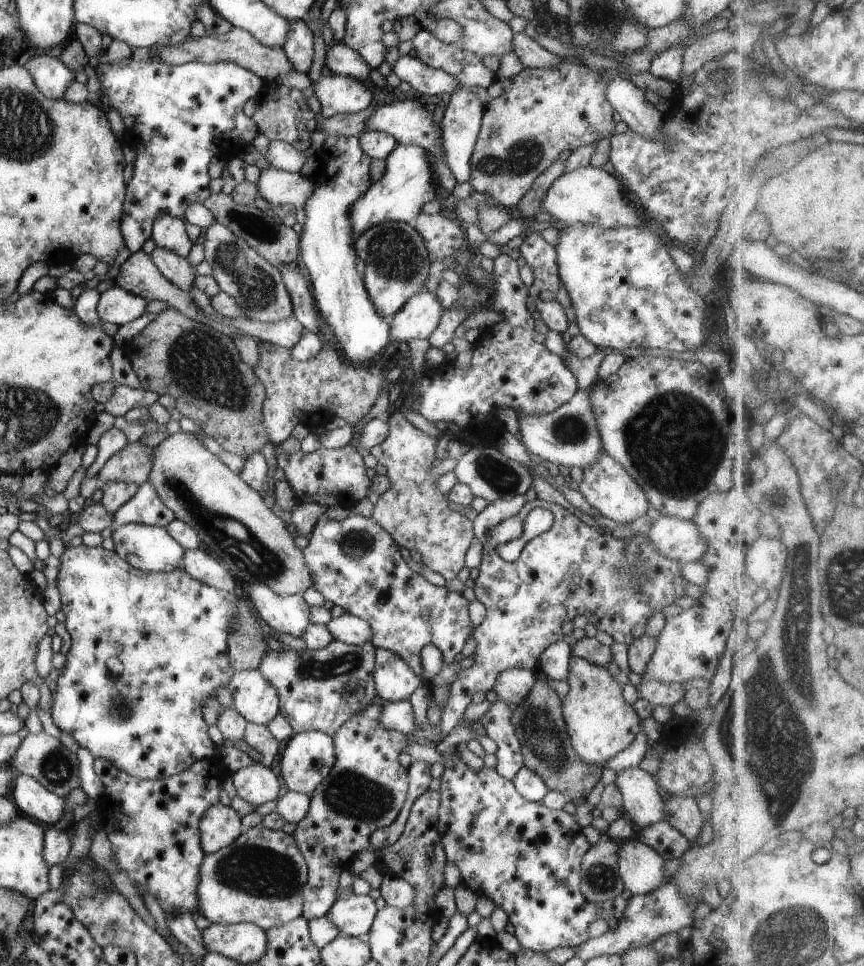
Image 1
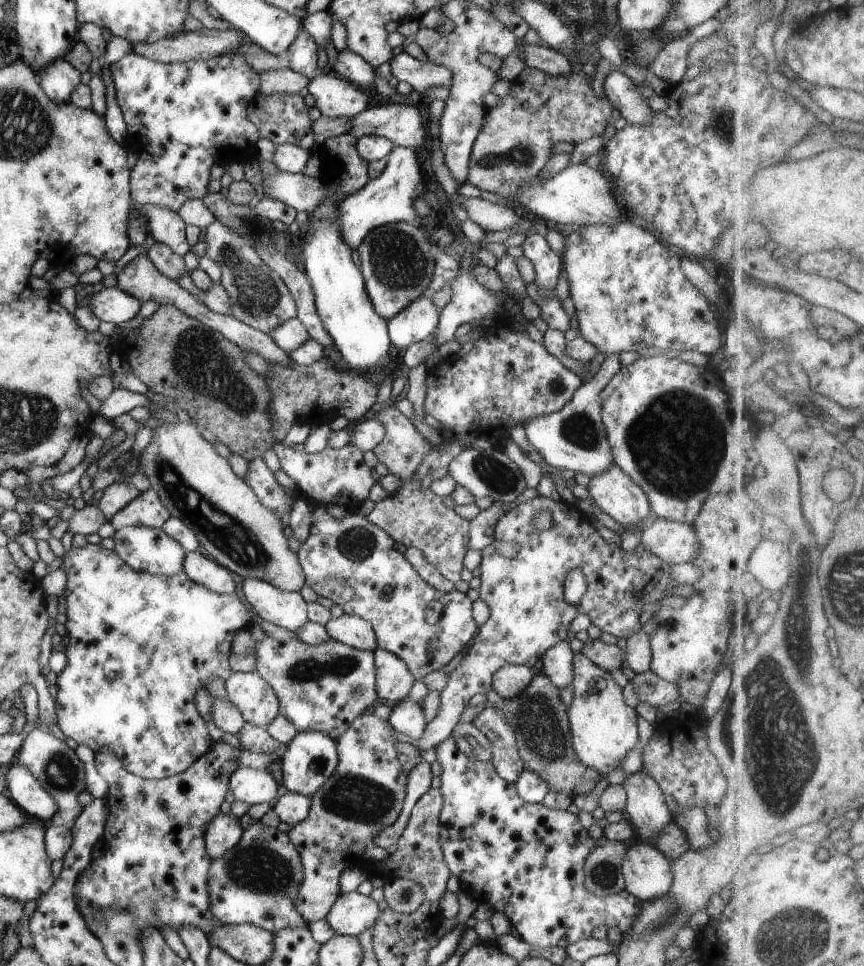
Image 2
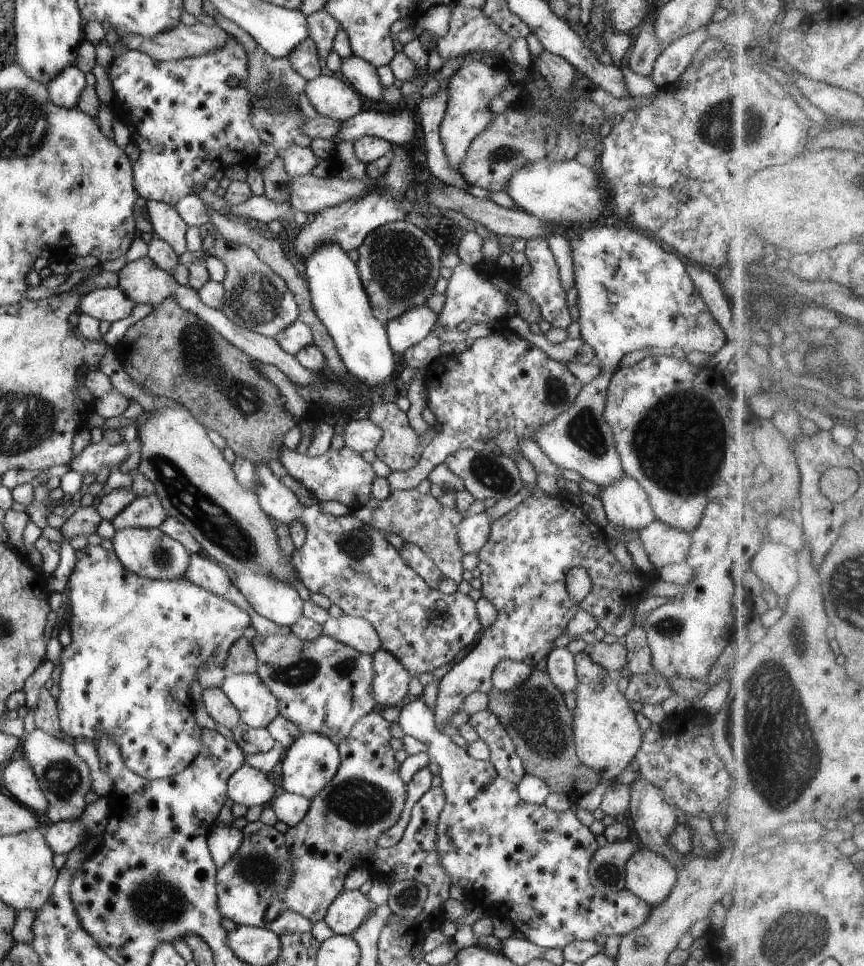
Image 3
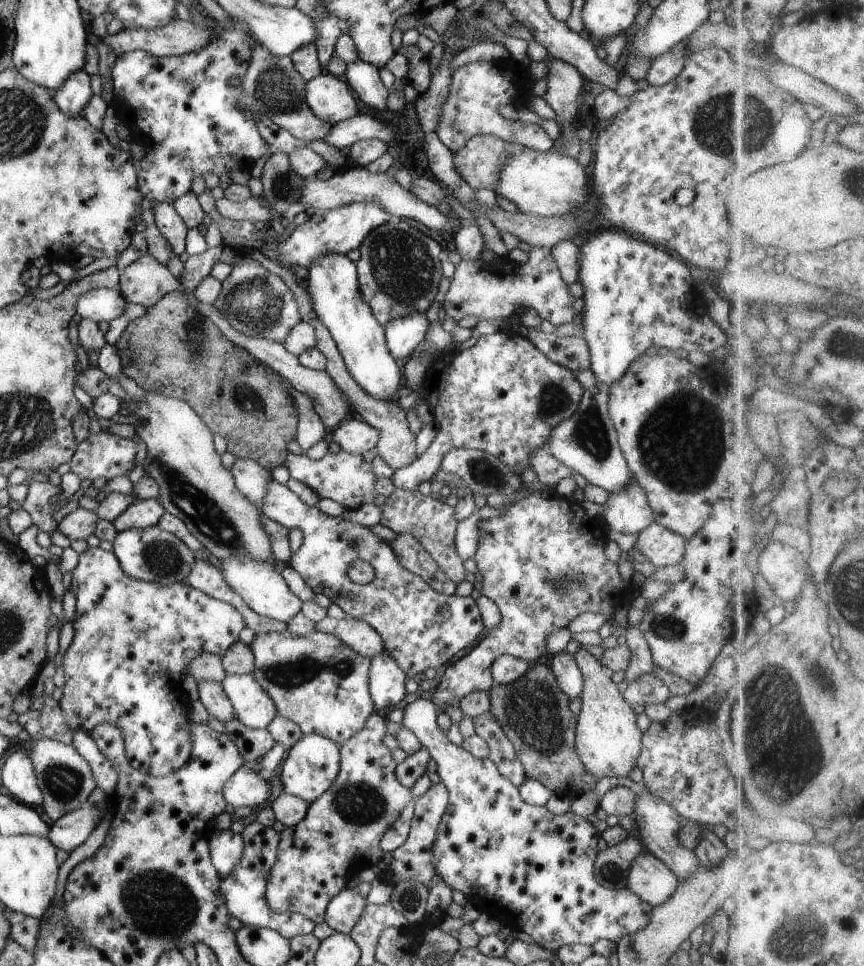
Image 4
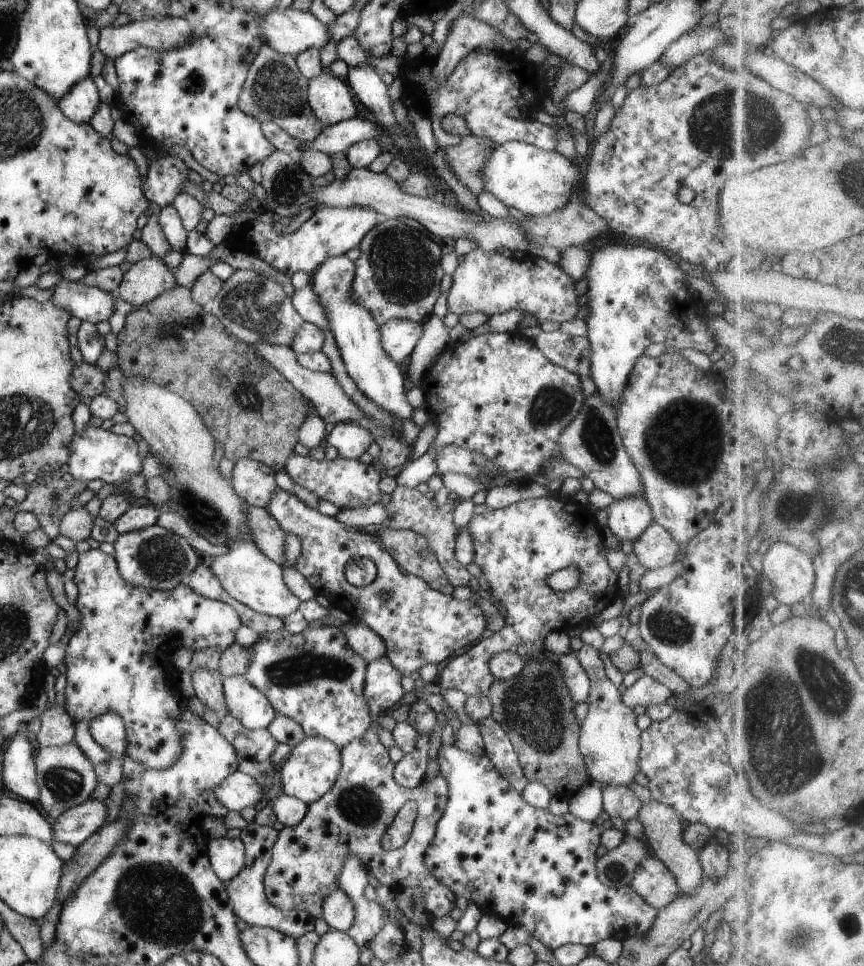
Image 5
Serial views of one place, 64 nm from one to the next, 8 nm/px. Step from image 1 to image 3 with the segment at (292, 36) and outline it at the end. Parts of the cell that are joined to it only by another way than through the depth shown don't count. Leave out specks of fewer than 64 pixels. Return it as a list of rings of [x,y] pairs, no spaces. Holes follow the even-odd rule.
[[[309,36],[298,43],[286,56],[293,70],[302,75],[306,82],[321,74],[324,61],[319,57],[315,42]]]

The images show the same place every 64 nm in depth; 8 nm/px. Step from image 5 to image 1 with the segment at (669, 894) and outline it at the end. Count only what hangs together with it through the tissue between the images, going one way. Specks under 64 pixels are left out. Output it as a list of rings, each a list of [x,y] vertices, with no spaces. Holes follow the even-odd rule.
[[[618,841],[617,871],[628,895],[648,894],[670,879],[665,874],[665,859],[642,841]]]

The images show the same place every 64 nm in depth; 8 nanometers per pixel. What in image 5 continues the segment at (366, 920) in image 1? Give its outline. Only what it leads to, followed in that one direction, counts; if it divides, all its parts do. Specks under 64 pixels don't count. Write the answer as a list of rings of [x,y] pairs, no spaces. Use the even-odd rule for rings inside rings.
[[[338,889],[326,896],[323,902],[323,919],[331,930],[346,933],[355,919],[355,906],[350,895]]]

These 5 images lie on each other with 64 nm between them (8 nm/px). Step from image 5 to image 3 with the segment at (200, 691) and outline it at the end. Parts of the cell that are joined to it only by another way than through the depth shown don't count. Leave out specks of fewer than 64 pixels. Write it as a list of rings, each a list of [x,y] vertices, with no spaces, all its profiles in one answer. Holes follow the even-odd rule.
[[[204,689],[203,703],[208,716],[214,720],[215,724],[226,726],[228,730],[233,731],[242,723],[238,709],[230,702],[222,689]]]

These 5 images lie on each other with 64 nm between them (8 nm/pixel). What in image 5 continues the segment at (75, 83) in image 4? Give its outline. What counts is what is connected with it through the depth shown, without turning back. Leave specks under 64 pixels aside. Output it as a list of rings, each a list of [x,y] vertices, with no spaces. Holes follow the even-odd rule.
[[[88,75],[74,84],[57,103],[66,118],[77,123],[89,123],[102,102],[93,76]]]

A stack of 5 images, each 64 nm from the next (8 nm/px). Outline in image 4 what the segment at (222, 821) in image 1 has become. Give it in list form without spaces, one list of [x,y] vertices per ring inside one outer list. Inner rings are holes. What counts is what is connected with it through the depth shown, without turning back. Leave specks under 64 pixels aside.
[[[216,829],[208,837],[207,844],[208,855],[221,877],[230,874],[241,861],[244,841],[240,833],[234,833],[230,829]]]

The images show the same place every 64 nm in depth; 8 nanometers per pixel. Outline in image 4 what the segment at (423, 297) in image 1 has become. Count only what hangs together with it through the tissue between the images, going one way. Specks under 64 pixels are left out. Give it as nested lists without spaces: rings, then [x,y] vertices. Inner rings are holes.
[[[412,313],[387,322],[384,328],[390,354],[396,360],[409,356],[425,340],[430,325],[426,313]]]

